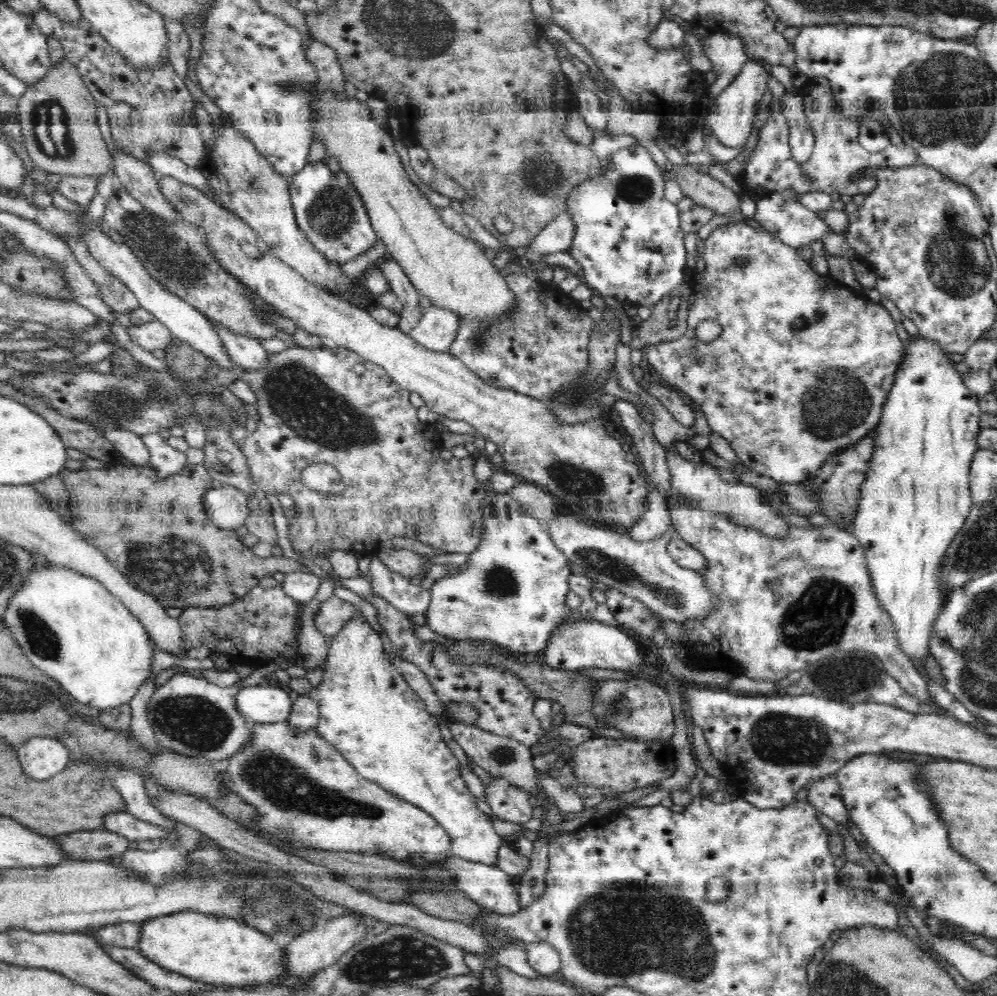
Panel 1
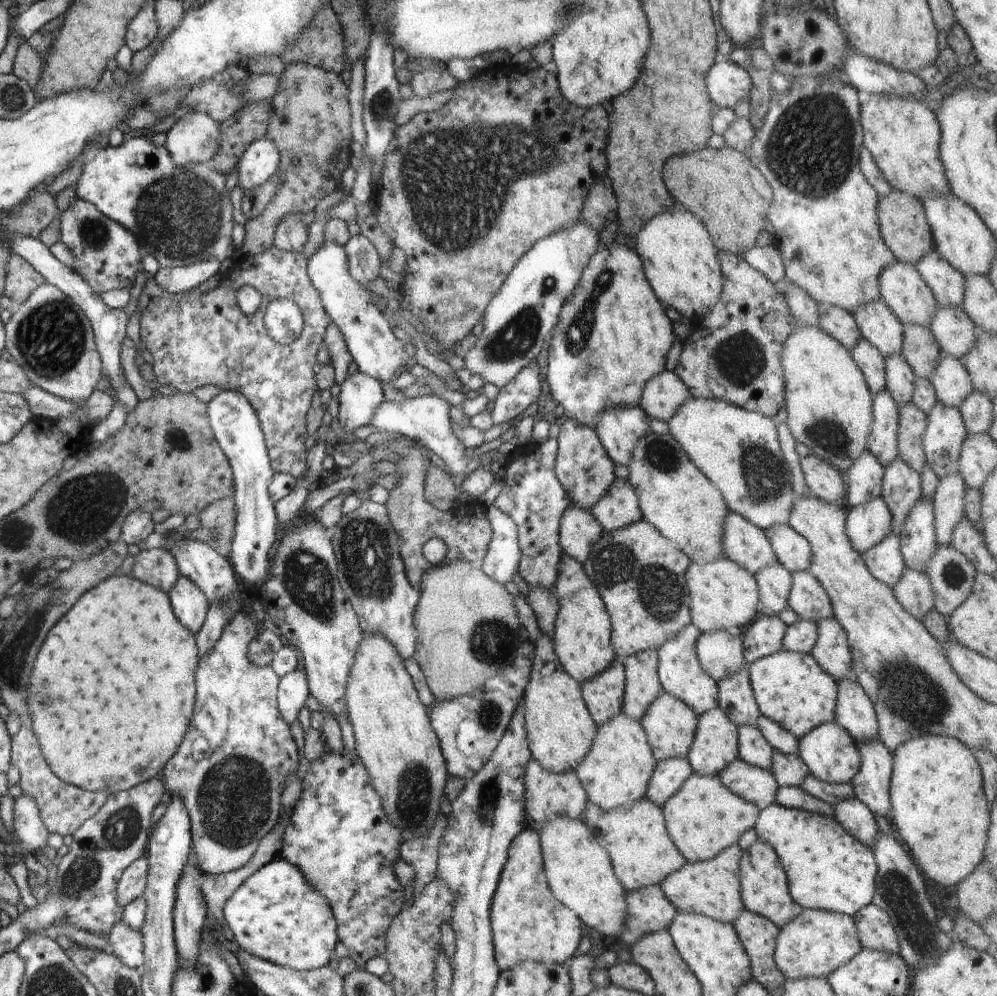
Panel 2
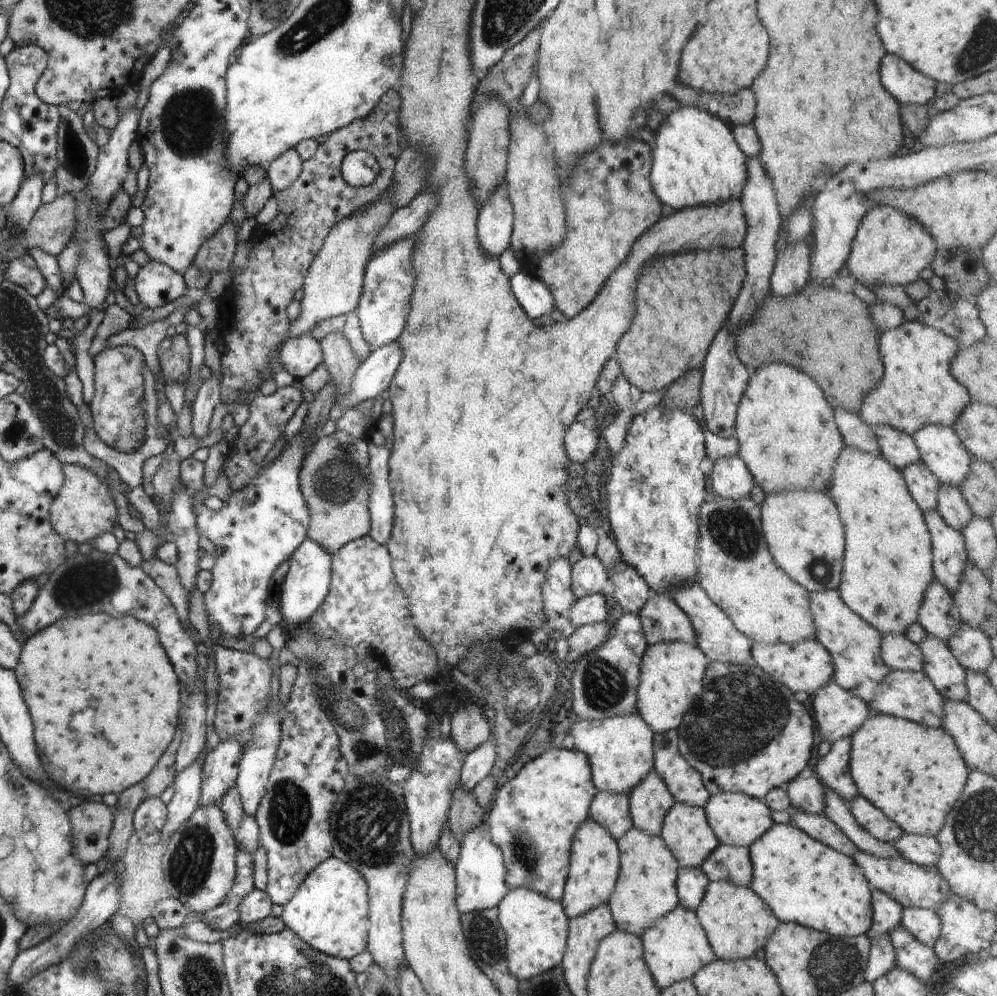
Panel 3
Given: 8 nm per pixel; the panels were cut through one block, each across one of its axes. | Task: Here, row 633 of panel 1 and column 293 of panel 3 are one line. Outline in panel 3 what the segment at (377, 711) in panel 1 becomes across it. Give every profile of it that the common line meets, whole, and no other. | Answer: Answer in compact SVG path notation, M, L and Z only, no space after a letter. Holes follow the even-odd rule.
M310 334L286 337L277 352L281 355L279 370L286 370L296 380L303 379L323 361L320 341Z

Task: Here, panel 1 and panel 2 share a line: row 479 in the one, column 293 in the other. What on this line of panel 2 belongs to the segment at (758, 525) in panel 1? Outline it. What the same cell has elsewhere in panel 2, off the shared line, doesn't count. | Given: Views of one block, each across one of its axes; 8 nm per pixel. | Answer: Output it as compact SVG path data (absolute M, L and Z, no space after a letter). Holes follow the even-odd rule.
M302 666L279 680L277 705L288 726L298 718L298 713L304 708L309 695L307 678Z

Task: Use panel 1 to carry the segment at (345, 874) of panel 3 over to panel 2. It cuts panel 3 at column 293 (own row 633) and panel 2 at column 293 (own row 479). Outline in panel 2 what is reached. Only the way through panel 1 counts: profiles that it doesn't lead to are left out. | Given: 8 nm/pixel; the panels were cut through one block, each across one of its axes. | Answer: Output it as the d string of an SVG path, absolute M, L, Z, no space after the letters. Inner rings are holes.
M283 858L271 860L252 876L248 876L244 884L230 896L222 912L229 928L229 937L242 948L242 951L258 956L266 962L307 971L322 968L335 957L337 926L328 900L312 888L312 884L304 878L300 868Z

